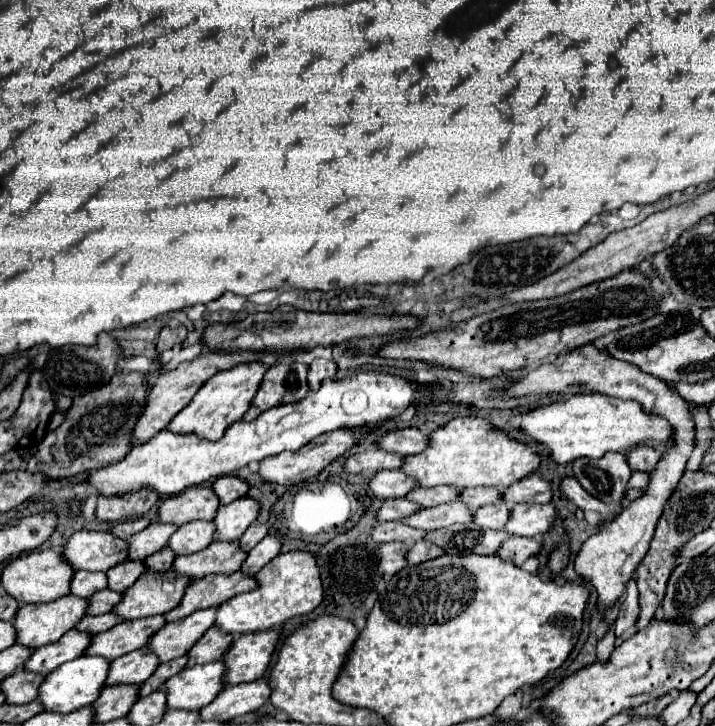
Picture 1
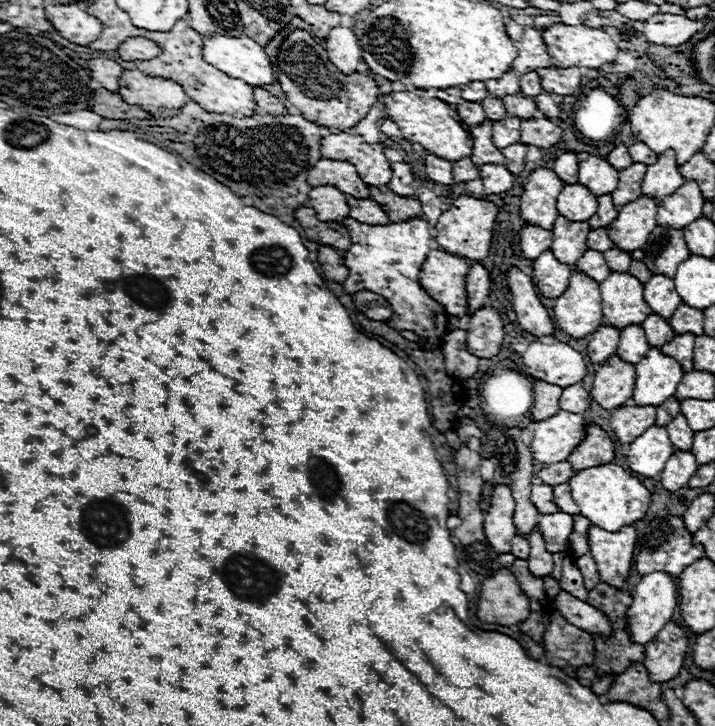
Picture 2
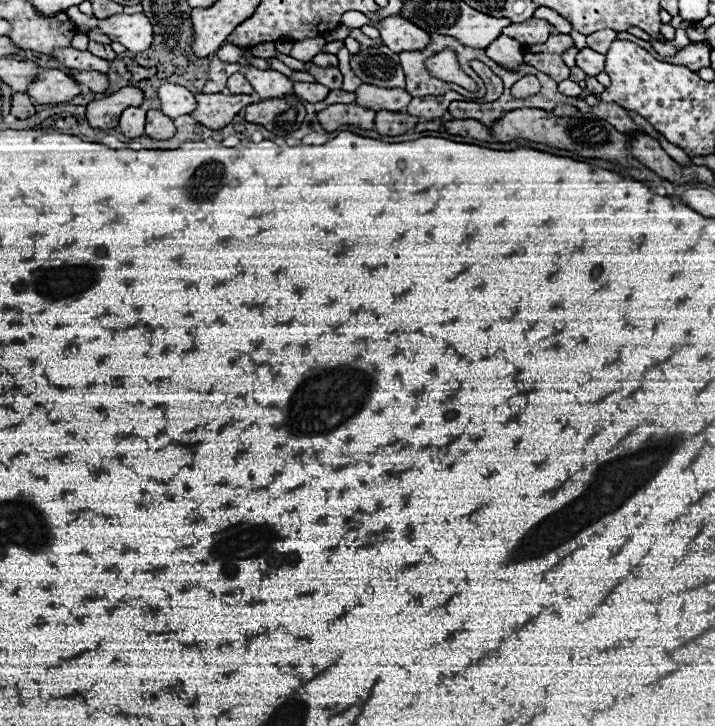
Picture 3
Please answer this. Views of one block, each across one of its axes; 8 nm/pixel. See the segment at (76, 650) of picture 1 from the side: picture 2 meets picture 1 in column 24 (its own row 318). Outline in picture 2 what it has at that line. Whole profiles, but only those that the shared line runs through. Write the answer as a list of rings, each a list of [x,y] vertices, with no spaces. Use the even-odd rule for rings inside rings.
[[[652,276],[644,284],[644,300],[646,304],[650,304],[652,312],[664,320],[668,320],[674,314],[674,310],[682,304],[672,278],[666,276]]]

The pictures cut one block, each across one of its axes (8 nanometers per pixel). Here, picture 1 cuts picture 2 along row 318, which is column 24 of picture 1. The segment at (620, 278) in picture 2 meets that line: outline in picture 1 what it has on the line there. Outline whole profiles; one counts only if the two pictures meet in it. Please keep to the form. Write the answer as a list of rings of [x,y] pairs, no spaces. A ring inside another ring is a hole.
[[[74,594],[58,598],[46,604],[24,604],[20,606],[14,628],[18,644],[28,648],[40,648],[44,644],[56,642],[64,632],[74,628],[80,618],[86,616],[88,600],[76,598]]]

